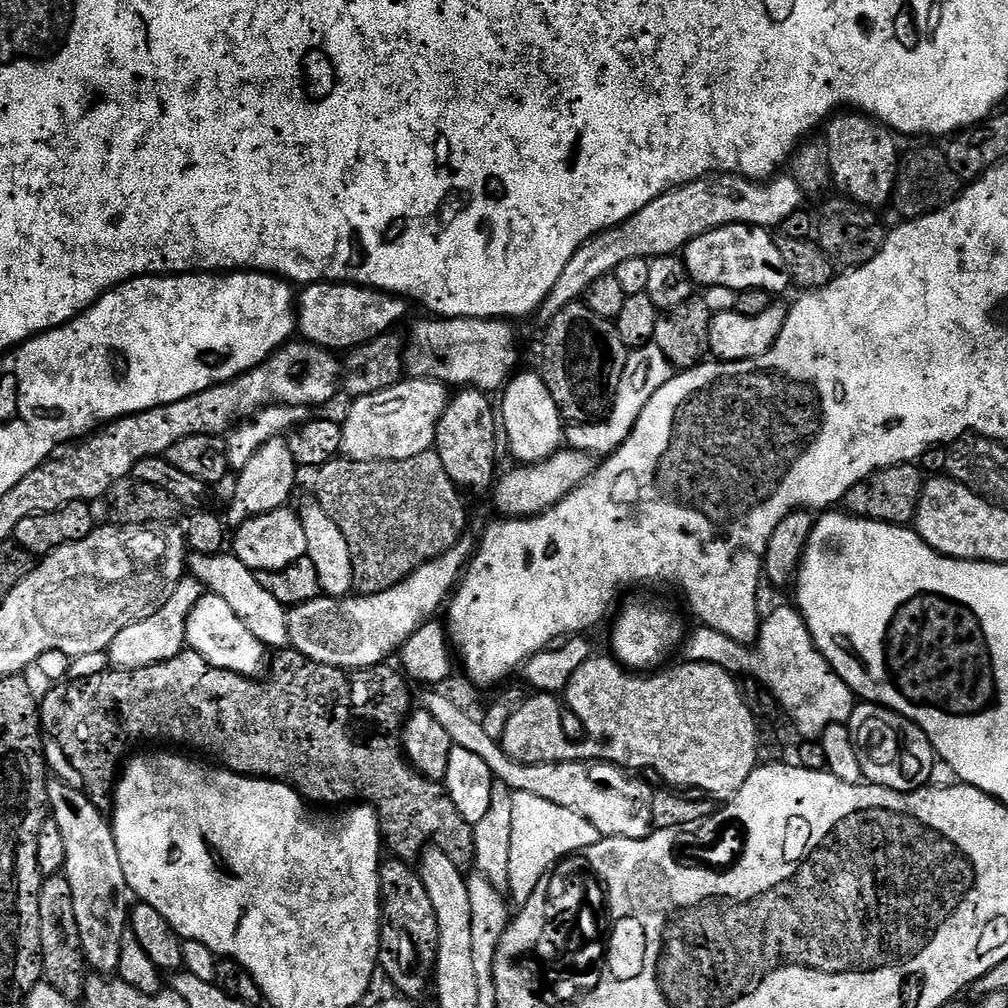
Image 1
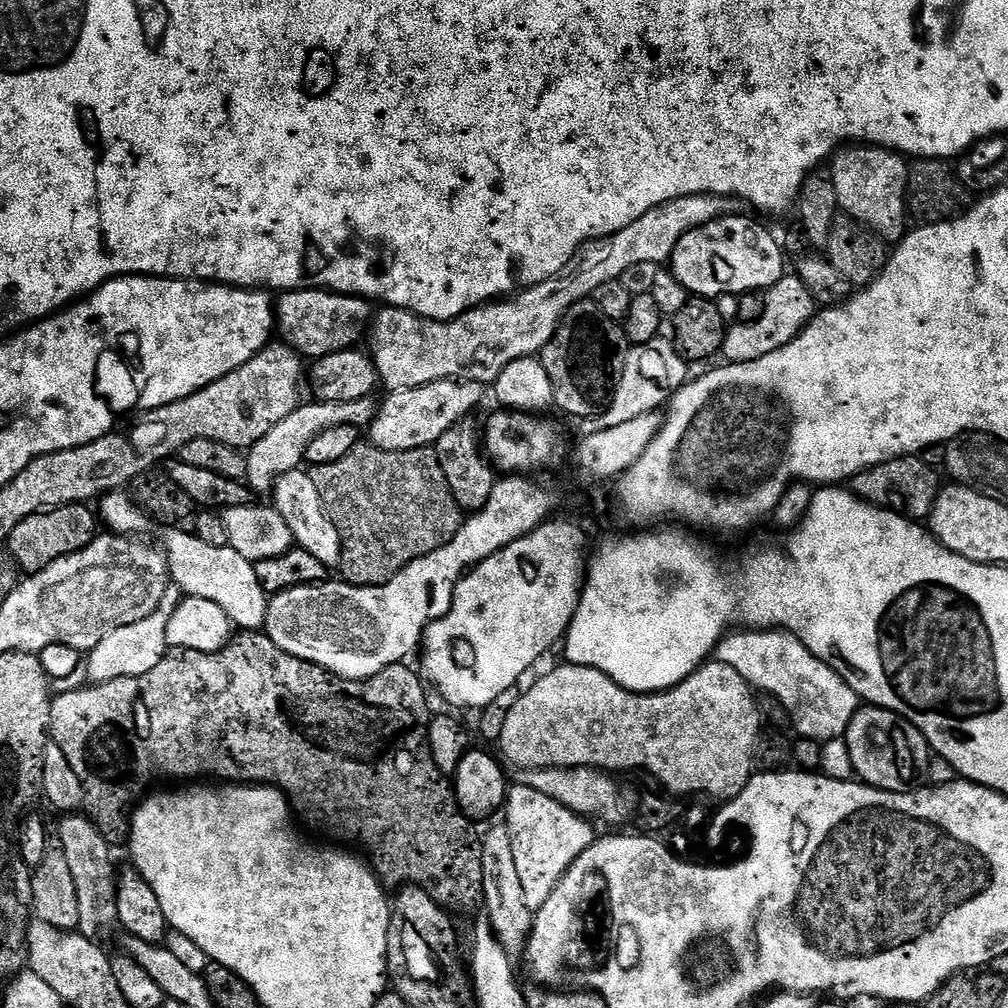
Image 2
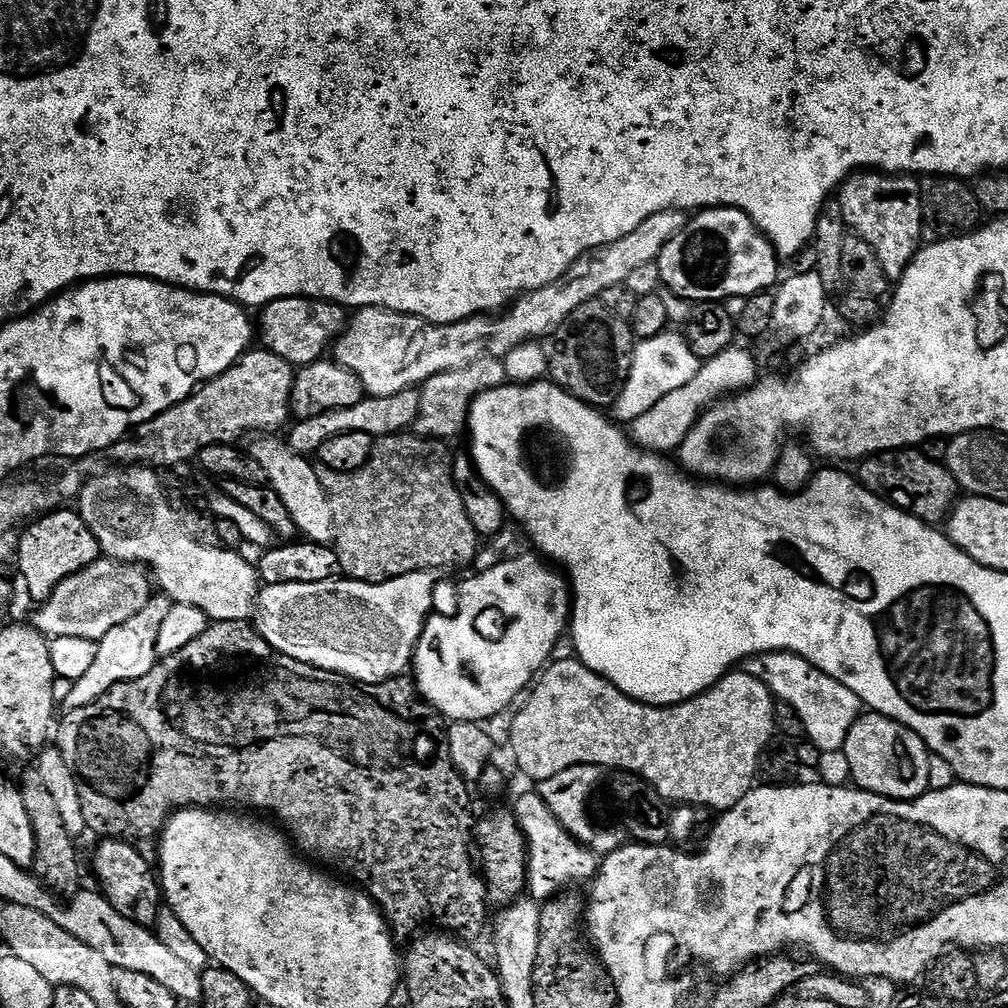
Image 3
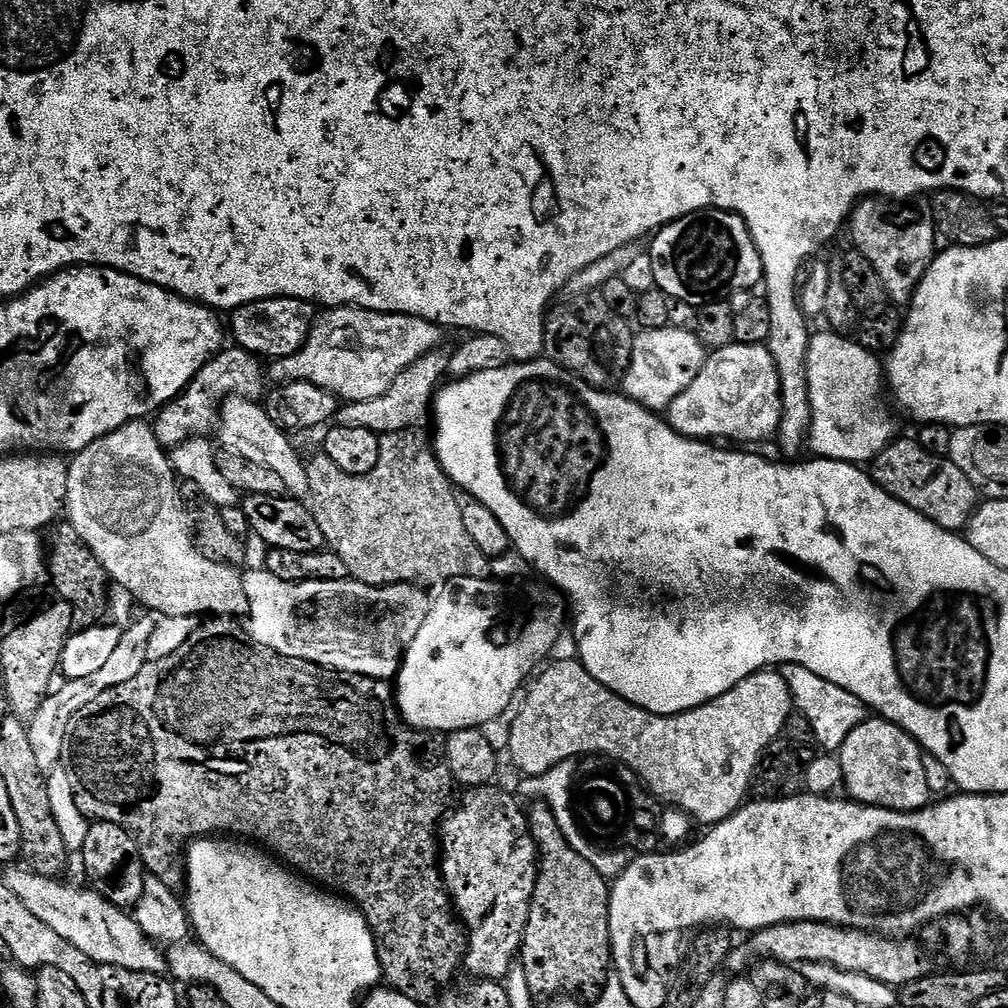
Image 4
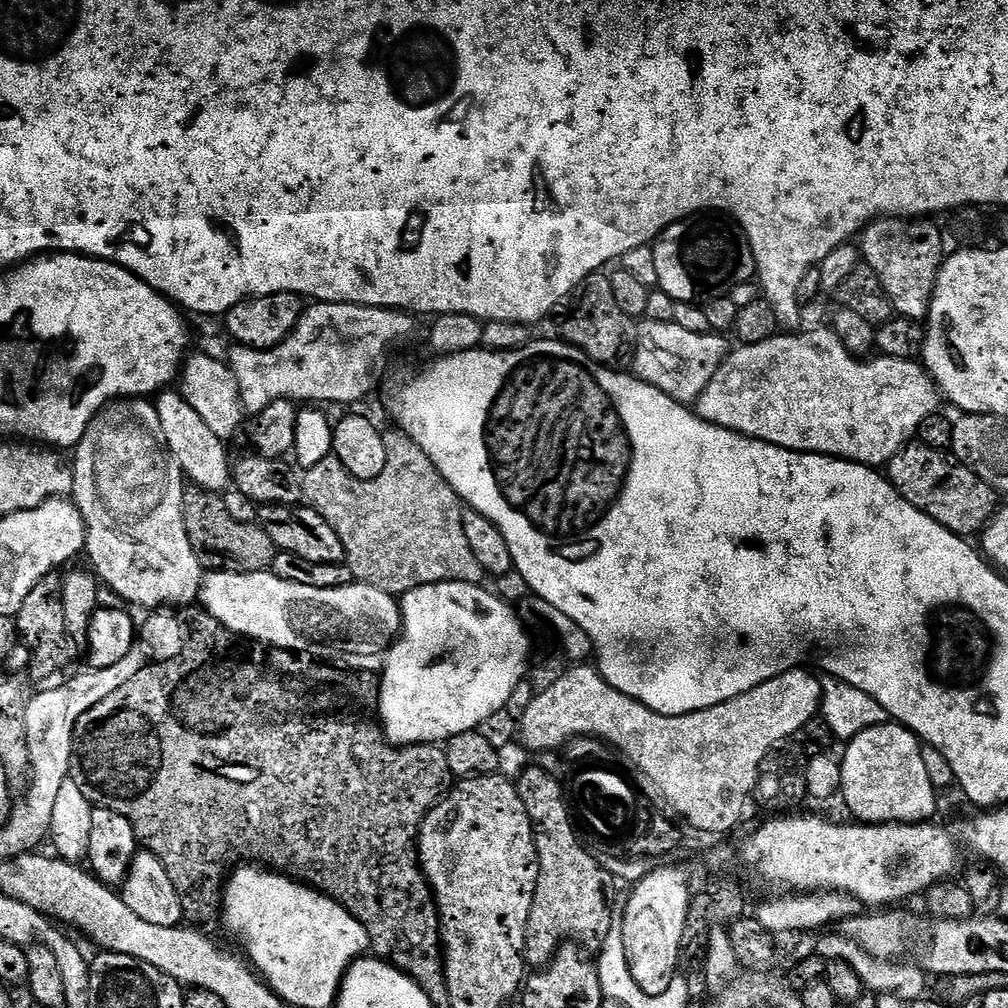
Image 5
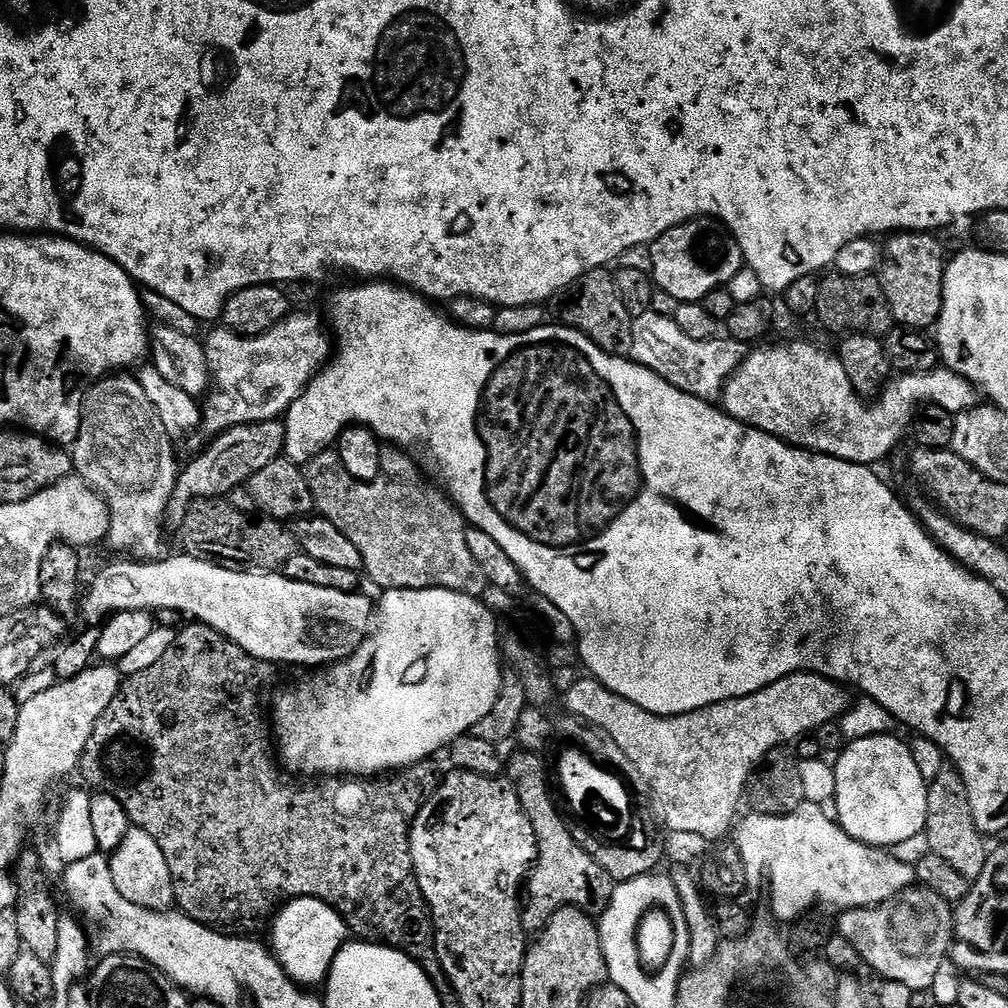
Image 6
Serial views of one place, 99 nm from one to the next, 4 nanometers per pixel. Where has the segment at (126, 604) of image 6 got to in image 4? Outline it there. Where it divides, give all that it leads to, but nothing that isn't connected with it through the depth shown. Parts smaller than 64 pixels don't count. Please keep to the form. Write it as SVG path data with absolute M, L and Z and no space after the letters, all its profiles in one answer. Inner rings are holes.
M263 570L243 573L244 589L248 599L247 615L252 616L251 631L261 641L274 642L278 654L302 658L324 668L373 676L375 680L391 681L400 671L404 653L412 637L420 628L422 604L416 601L417 589L410 584L391 584L375 588L359 584L357 580L311 580L310 582L282 582L274 574Z

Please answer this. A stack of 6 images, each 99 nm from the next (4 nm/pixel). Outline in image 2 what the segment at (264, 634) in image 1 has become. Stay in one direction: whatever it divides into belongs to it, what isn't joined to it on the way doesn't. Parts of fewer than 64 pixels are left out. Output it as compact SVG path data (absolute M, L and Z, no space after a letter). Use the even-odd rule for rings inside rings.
M180 526L169 527L162 541L162 547L168 553L171 583L178 585L184 596L206 598L206 602L222 606L237 629L263 629L270 597L258 582L255 563L242 558L242 554L233 548L206 546L206 542L199 540L191 531L184 531L188 530Z

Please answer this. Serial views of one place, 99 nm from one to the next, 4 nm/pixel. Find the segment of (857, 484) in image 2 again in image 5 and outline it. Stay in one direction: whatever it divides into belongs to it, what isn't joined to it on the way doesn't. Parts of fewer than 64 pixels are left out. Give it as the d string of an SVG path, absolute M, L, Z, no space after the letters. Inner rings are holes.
M919 442L906 444L901 452L888 460L886 475L902 499L934 518L934 522L946 526L946 530L950 530L955 536L972 538L975 532L976 535L983 533L998 511L998 493L989 484L982 482L982 478L978 478L976 472L972 472L955 456L939 448L928 448Z

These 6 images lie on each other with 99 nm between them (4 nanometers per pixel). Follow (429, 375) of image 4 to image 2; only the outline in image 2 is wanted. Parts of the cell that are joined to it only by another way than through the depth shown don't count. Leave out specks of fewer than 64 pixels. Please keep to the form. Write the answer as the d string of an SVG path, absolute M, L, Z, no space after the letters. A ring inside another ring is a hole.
M372 398L358 402L322 402L313 399L312 404L301 403L300 407L294 410L294 414L282 418L282 422L278 422L278 426L274 426L274 430L270 430L266 438L259 440L253 448L247 449L248 465L244 480L248 487L256 494L271 493L276 486L277 476L295 472L305 463L304 455L310 442L314 442L314 438L318 438L322 430L330 430L330 426L346 426L347 424L371 425L372 417L375 416L378 407L377 401L374 401L375 399Z

